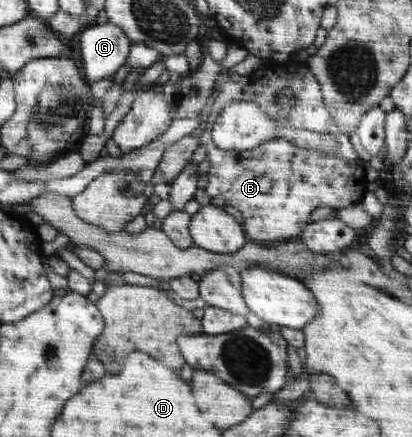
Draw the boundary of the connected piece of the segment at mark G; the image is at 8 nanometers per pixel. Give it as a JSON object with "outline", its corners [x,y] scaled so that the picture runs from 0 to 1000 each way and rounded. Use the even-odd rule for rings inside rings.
{"outline":[[[265,50],[206,57],[182,87],[180,110],[209,185],[223,195],[279,172],[311,140],[320,101],[286,57]]]}

